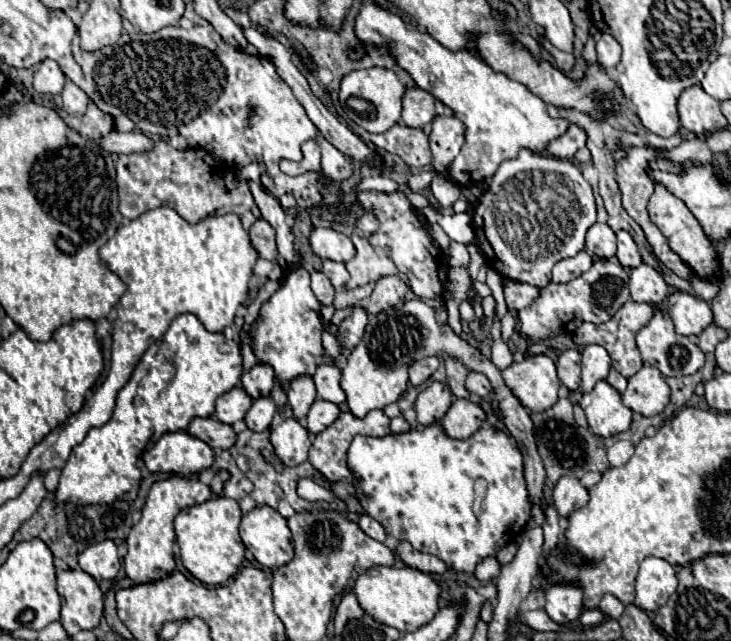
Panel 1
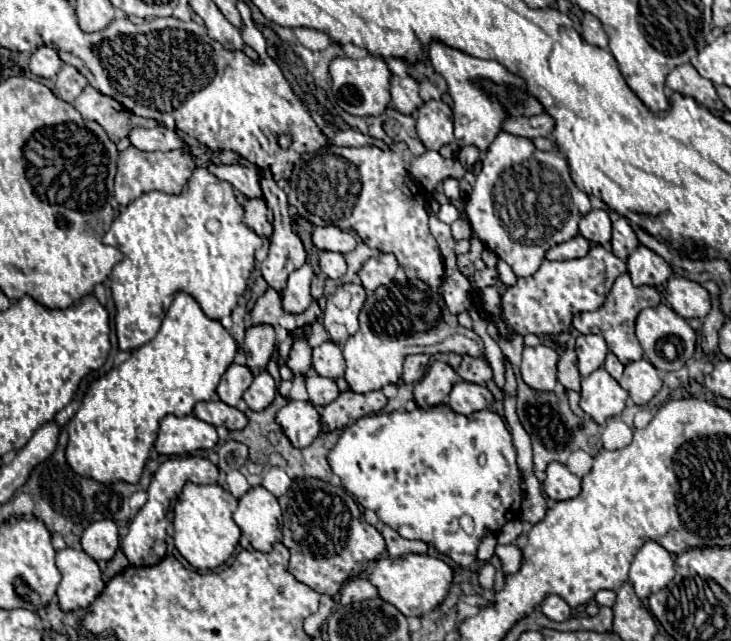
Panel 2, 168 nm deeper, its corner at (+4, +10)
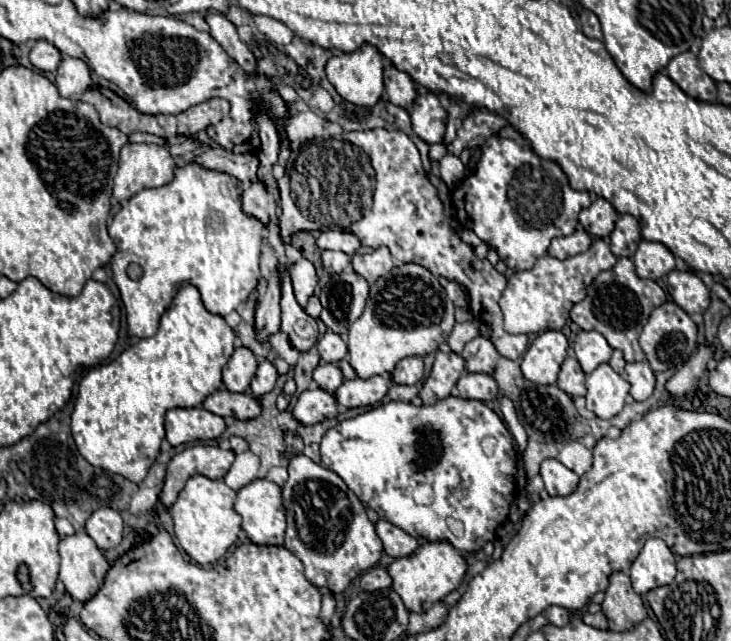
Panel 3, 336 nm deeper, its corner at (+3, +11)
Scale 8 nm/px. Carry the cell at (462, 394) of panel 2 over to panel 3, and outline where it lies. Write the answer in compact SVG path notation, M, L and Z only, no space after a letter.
M465 373L457 381L457 389L459 389L461 399L475 399L475 401L485 401L485 403L495 401L499 395L495 379L483 373Z

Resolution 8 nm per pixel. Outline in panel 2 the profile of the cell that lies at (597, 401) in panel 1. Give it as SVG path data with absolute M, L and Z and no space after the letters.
M598 368L590 376L582 378L580 408L598 424L604 424L608 418L620 416L626 406L626 398L628 392L604 368Z

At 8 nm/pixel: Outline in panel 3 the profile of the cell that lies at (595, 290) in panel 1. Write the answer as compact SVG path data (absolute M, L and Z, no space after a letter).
M595 239L585 253L567 257L563 261L543 255L529 271L513 273L507 279L507 287L499 299L505 315L507 333L539 333L539 331L561 331L569 319L569 311L577 301L585 299L589 285L597 279L597 273L613 269L617 257L611 253L603 239Z

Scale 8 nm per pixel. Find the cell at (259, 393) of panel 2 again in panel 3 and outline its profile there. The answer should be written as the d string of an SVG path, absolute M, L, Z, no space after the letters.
M263 361L251 381L251 393L255 397L263 397L265 393L273 391L275 387L275 381L277 381L277 369L273 367L273 363L269 361Z

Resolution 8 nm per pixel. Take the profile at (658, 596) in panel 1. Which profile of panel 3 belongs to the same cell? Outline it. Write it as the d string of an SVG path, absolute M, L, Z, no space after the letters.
M647 539L641 553L631 565L631 583L639 595L669 585L675 579L675 557L663 539Z

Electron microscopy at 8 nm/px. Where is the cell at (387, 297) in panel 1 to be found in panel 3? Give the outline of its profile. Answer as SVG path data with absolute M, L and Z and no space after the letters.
M379 247L369 255L353 255L351 263L353 269L361 277L365 277L369 285L375 283L379 277L383 277L385 273L389 273L389 269L393 269L393 257L387 247Z

